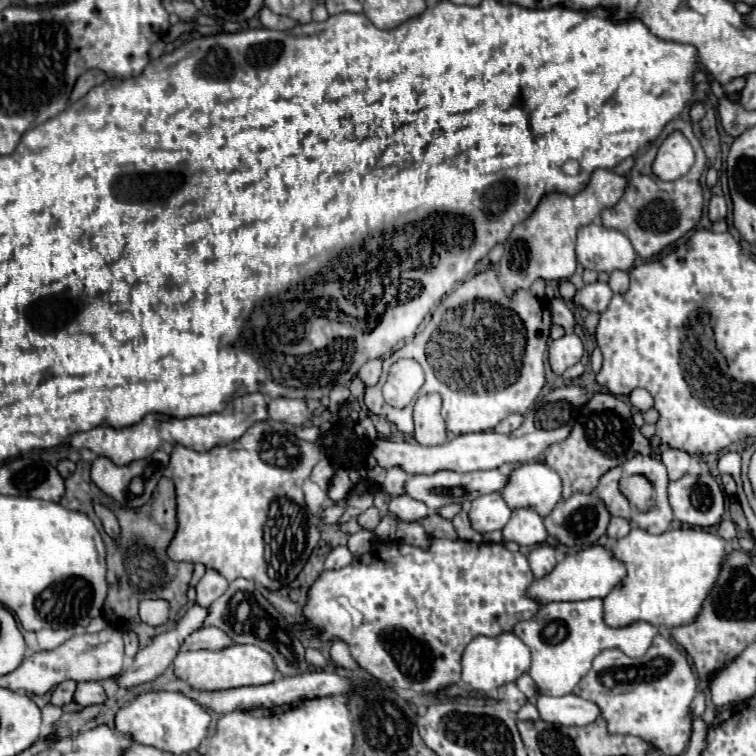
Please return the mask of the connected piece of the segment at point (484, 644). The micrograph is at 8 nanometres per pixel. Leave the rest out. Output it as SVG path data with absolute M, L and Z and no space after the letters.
M500 633L500 637L476 637L468 643L462 655L462 681L482 693L490 693L504 683L516 681L530 669L530 649L514 633Z

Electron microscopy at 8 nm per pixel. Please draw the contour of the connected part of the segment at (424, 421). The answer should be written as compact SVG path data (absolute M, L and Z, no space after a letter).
M438 393L418 397L414 405L414 439L420 445L446 443L446 425L440 407L442 401Z

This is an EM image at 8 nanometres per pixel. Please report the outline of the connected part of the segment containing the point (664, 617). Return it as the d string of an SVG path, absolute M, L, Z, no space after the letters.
M700 527L688 529L670 529L662 535L652 535L644 529L632 529L628 537L614 541L610 545L612 553L626 563L628 575L622 581L622 587L616 587L608 597L604 597L604 619L610 627L624 627L632 621L648 621L656 627L680 627L696 621L704 597L708 597L708 589L716 585L716 577L720 575L720 565L728 555L728 541L718 533L710 533Z

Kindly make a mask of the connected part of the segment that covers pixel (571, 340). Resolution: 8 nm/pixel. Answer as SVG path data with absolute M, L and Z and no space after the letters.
M566 333L564 337L552 341L550 345L550 367L556 375L562 375L568 367L580 361L584 353L582 341L576 333Z

